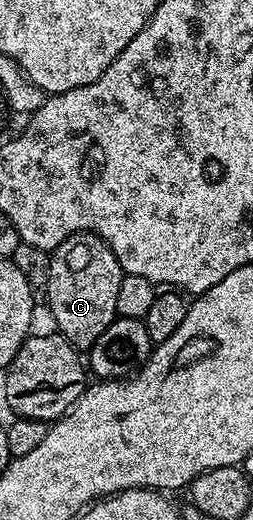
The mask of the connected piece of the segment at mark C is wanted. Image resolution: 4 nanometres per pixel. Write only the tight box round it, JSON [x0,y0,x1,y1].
[46,233,124,348]

